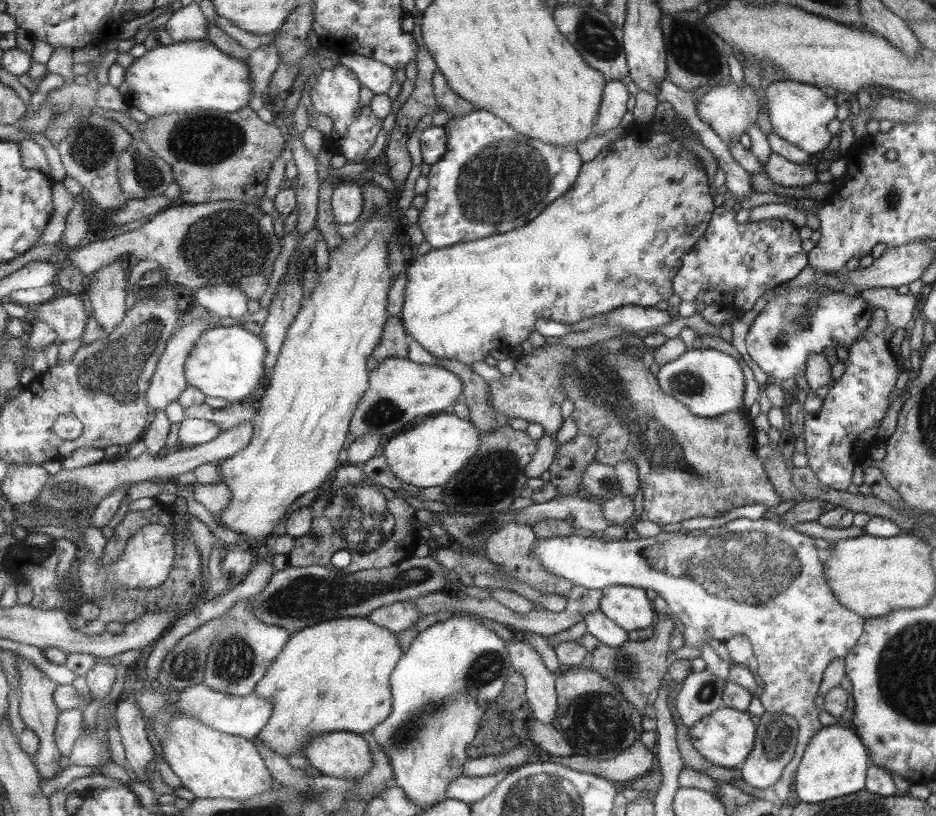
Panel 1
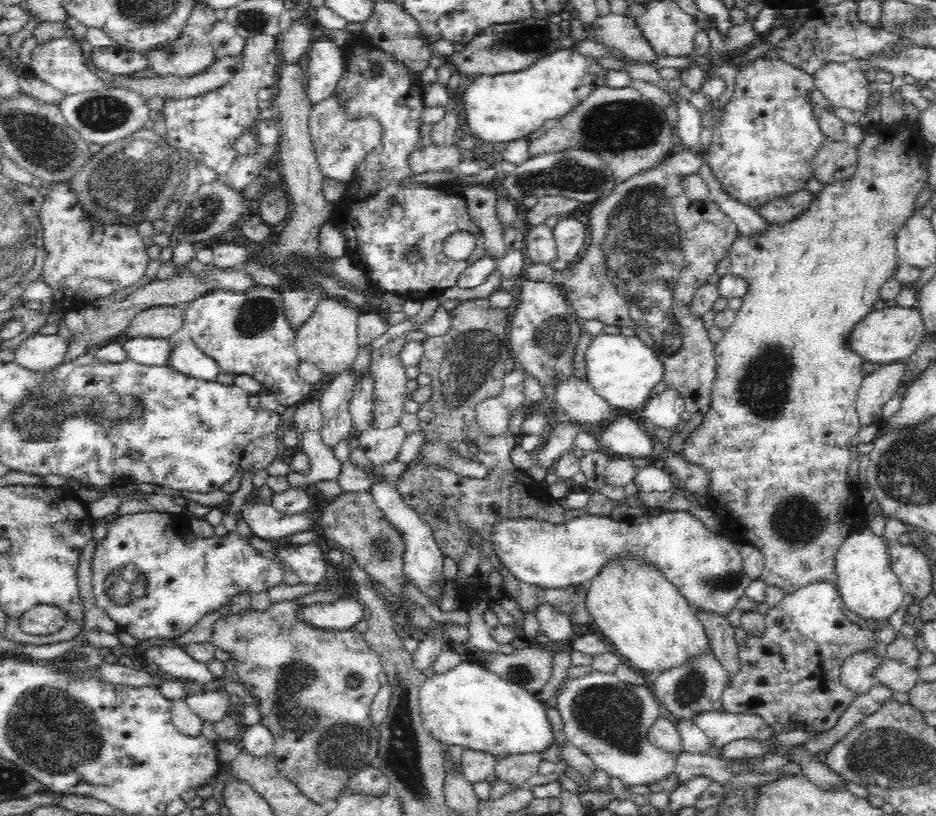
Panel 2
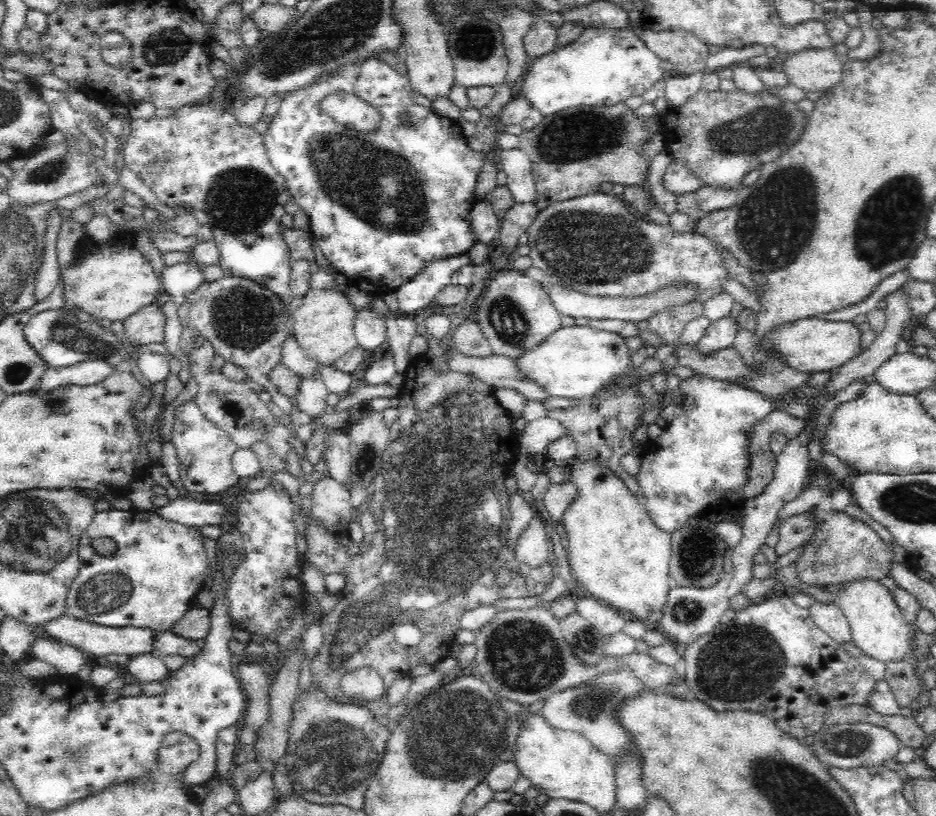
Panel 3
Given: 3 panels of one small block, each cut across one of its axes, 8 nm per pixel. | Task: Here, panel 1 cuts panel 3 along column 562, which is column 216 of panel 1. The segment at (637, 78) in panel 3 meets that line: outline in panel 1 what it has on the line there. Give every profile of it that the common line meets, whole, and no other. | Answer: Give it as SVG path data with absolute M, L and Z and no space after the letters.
M206 39L172 43L147 51L126 68L125 81L119 90L129 108L145 112L149 117L193 110L220 110L232 113L248 107L254 94L250 67L245 60L227 55Z

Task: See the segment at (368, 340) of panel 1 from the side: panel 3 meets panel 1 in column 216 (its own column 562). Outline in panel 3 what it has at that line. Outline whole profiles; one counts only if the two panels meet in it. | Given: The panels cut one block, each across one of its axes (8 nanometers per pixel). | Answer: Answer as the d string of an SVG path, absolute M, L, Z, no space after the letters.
M584 461L566 463L569 481L577 486L577 497L568 505L562 520L567 531L569 568L580 586L584 586L596 600L616 610L628 610L640 620L656 622L663 613L667 594L671 589L669 562L671 561L671 534L656 526L647 510L640 506L634 493L618 476L601 468L600 464Z

